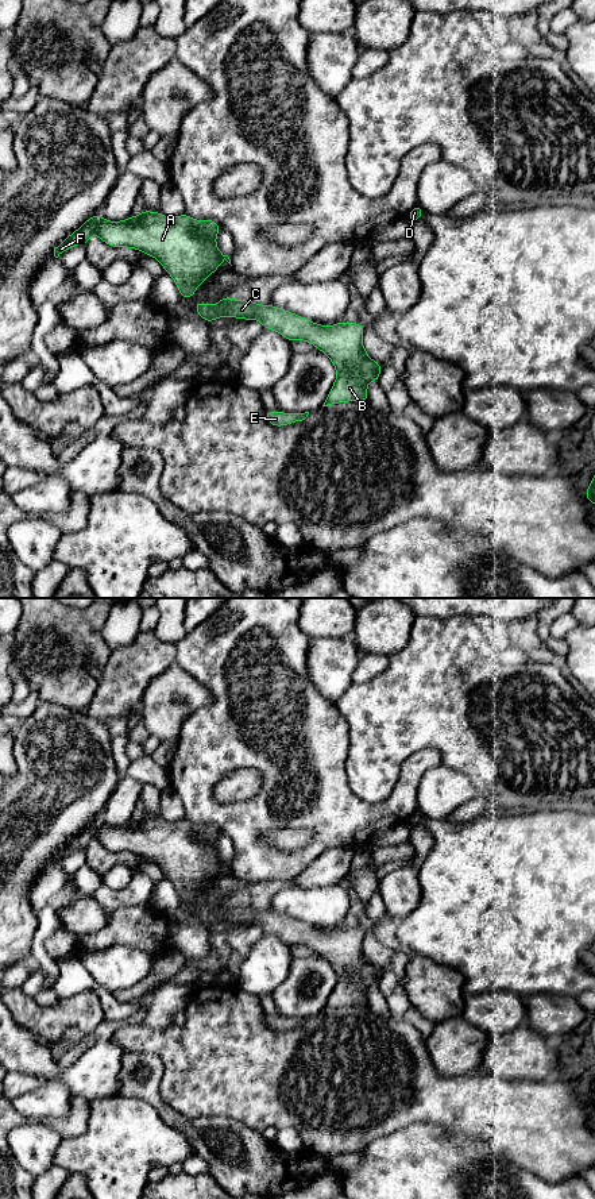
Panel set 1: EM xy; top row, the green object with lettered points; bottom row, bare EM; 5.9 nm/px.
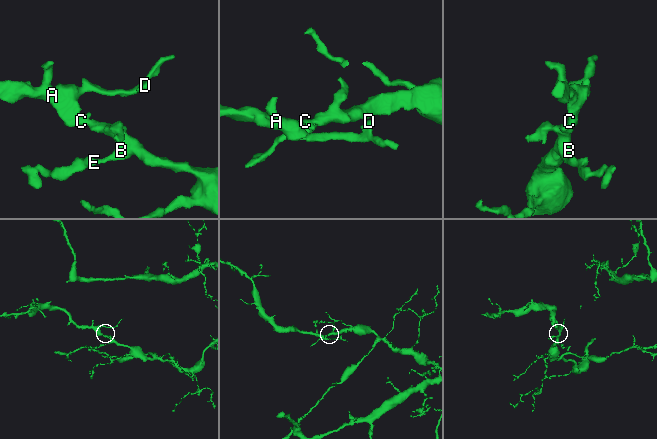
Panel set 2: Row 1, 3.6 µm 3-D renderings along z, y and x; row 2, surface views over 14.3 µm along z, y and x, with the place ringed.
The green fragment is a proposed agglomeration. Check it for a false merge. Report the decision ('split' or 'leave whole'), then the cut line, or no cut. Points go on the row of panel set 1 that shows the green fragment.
leave whole | no cut

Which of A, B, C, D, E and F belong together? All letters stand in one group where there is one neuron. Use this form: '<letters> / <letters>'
A B C D E F

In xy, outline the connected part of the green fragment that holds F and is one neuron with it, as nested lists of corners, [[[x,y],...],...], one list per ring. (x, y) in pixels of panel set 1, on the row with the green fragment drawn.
[[[143,209],[139,216],[131,216],[121,221],[105,220],[97,212],[54,248],[54,257],[58,258],[74,246],[86,244],[96,234],[111,247],[136,248],[158,259],[163,270],[173,277],[181,297],[190,298],[197,288],[220,267],[223,259],[231,265],[229,257],[224,255],[216,244],[220,230],[221,227],[215,220],[194,220],[185,212],[177,217],[167,217],[161,212]]]

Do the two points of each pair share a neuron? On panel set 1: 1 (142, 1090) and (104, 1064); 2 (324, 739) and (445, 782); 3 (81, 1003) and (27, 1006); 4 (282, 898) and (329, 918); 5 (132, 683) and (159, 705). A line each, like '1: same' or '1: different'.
1: different
2: different
3: same
4: same
5: different

